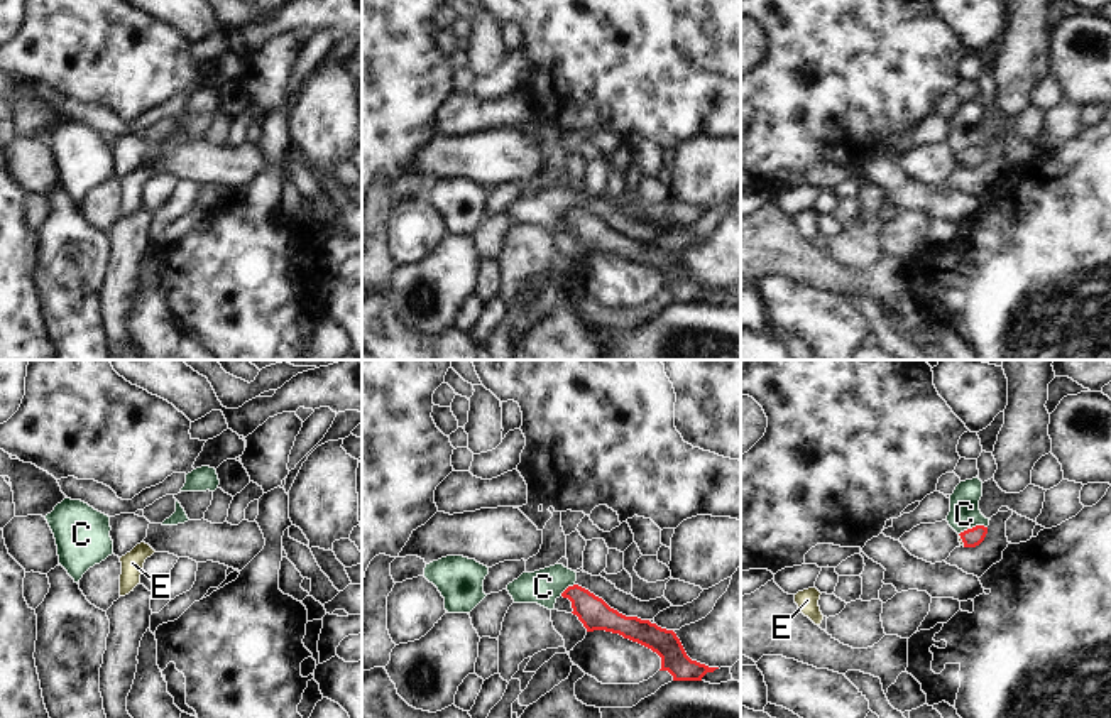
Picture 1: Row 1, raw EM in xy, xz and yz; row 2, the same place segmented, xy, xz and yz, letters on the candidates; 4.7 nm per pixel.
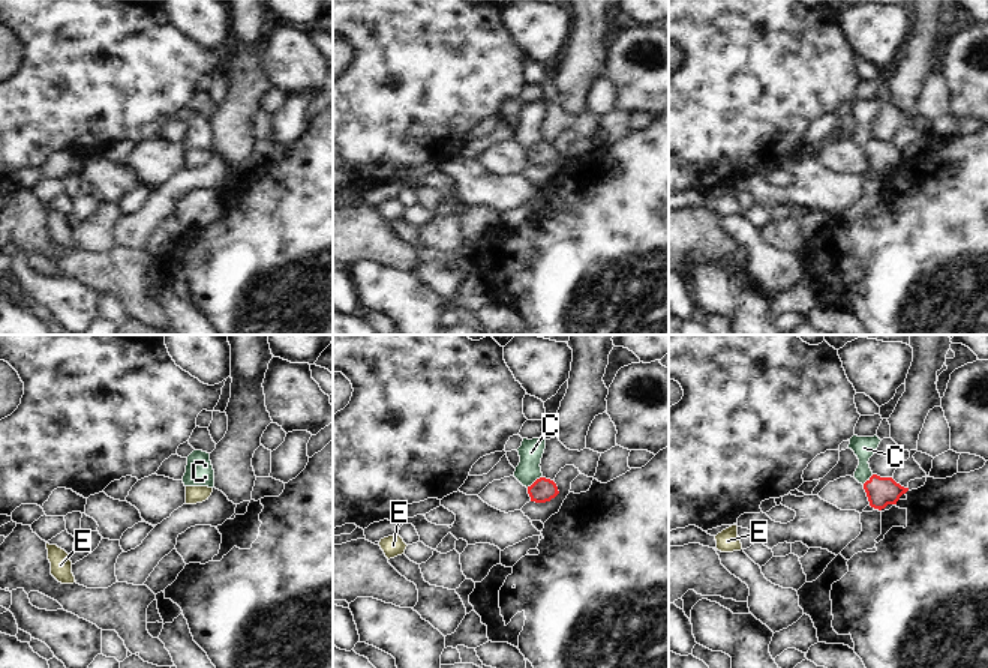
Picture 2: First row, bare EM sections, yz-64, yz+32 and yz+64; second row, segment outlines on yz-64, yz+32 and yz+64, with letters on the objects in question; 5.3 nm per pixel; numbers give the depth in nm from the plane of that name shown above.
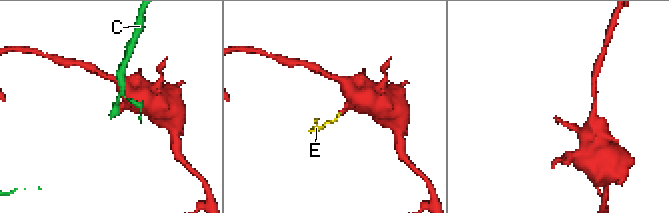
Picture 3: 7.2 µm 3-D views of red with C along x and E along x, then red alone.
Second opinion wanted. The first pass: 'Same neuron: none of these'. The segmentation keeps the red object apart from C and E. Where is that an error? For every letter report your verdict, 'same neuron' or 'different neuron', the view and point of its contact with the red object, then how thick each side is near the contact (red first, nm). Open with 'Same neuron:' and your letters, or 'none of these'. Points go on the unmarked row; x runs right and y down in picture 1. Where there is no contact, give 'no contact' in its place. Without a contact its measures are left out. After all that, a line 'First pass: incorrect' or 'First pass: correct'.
Same neuron: E
C: different neuron; contact yz (973, 149); calibres 90 and 150 nm
E: same neuron; contact yz (961, 159); calibres 90 and 20 nm
First pass: incorrect

